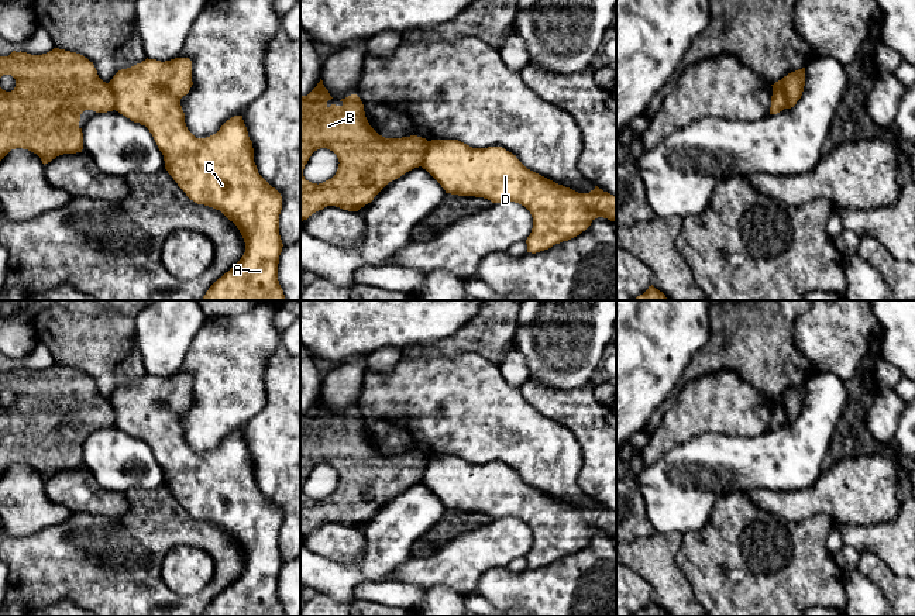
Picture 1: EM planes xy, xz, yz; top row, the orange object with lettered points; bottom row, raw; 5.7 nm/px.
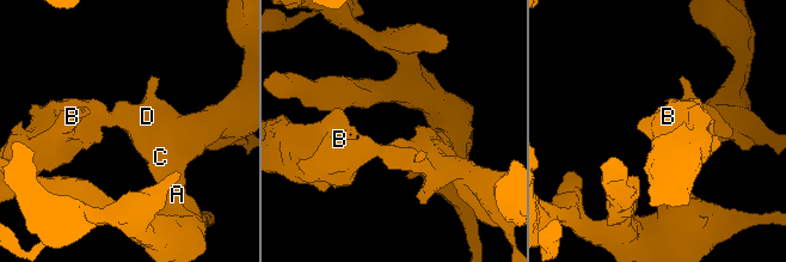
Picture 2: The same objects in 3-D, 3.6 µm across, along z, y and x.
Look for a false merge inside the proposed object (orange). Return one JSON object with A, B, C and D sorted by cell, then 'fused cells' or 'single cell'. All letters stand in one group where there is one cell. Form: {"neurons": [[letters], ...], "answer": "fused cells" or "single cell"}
{"neurons": [["A", "C", "D"], ["B"]], "answer": "fused cells"}

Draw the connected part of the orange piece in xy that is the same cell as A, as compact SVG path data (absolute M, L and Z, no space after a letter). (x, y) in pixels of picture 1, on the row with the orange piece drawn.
M147 58L118 70L109 85L116 99L114 110L149 130L164 155L165 169L186 196L197 204L220 210L244 238L241 259L209 288L202 300L286 300L278 281L283 247L279 235L282 196L258 173L242 116L231 117L206 138L196 138L188 130L180 99L193 85L189 58L165 62Z

